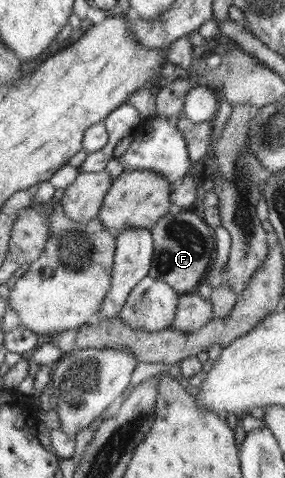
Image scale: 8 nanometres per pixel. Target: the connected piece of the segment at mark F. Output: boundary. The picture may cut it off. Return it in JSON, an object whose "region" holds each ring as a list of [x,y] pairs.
{"region":[[[191,210],[169,212],[150,229],[154,253],[148,275],[172,286],[178,294],[190,293],[200,285],[210,259],[214,258],[214,229]]]}

